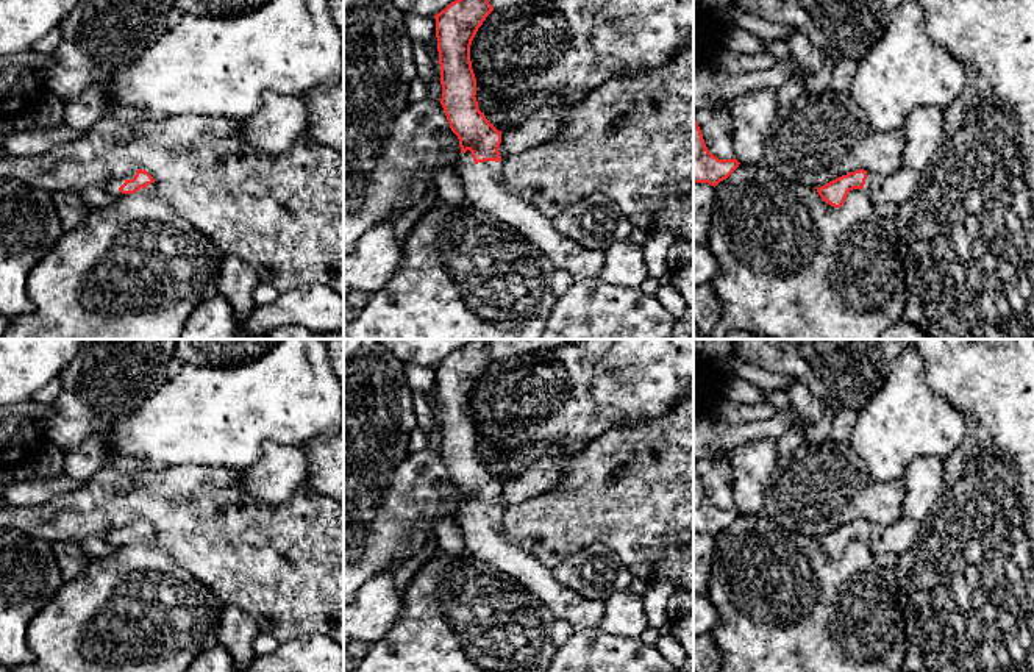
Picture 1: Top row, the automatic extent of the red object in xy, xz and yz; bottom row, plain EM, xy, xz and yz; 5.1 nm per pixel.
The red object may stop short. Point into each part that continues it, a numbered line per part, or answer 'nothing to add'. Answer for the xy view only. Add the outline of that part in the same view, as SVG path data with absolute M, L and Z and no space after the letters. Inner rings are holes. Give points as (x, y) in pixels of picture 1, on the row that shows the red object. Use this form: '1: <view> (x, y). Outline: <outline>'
1: xy (114, 185). Outline: M133 170L131 173L122 177L122 178L112 180L112 181L106 186L106 189L108 189L111 194L114 194L116 197L125 195L125 194L122 194L122 192L119 191L119 188L120 188L127 180L133 180L134 175L136 175L136 172L137 172L137 170Z

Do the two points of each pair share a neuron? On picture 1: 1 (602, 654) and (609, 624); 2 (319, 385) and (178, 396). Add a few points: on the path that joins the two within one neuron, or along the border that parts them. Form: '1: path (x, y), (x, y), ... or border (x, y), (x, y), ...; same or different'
1: border (600, 627), (609, 633), (639, 638); different
2: path (285, 396), (213, 396); same

